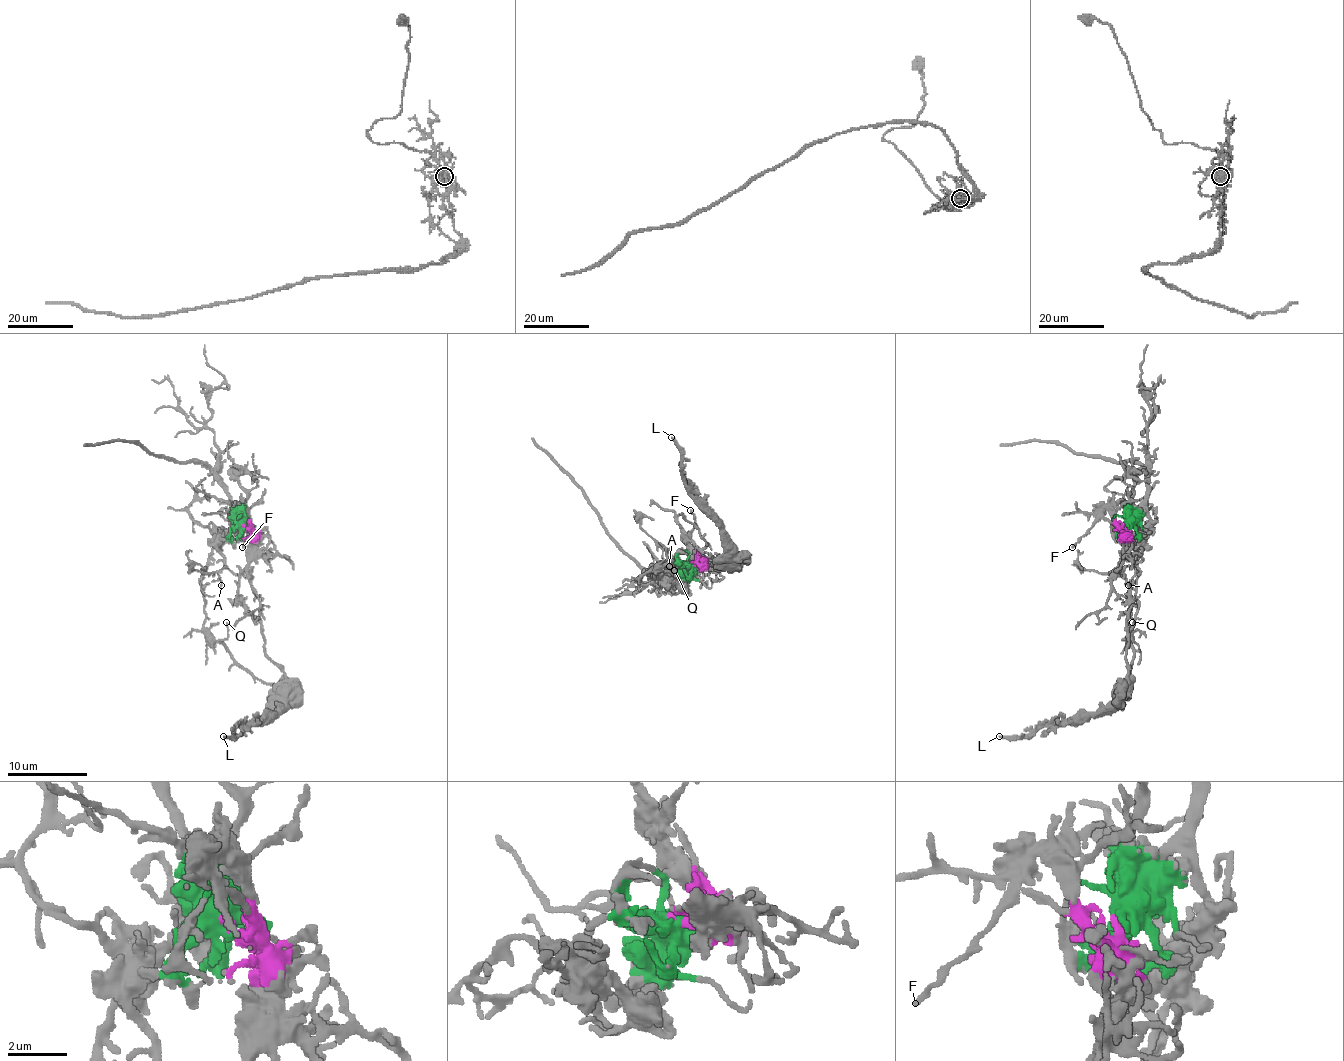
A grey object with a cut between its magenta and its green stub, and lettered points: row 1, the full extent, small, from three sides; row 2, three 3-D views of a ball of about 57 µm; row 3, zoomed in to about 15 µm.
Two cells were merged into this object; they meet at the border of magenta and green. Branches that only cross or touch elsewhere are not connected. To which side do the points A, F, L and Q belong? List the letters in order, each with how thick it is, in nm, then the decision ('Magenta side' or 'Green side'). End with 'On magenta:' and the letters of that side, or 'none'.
A: Thickness 130 nm. Green side
F: Thickness 170 nm. Magenta side
L: Thickness 240 nm. Magenta side
Q: Thickness 140 nm. Green side
On magenta: F, L

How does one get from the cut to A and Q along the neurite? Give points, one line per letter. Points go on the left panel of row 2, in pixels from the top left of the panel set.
A: (242, 526), (218, 546), (226, 566), (218, 578), (222, 586)
Q: (242, 526), (212, 550), (202, 580), (204, 628), (216, 640), (224, 640), (228, 636), (226, 622)

